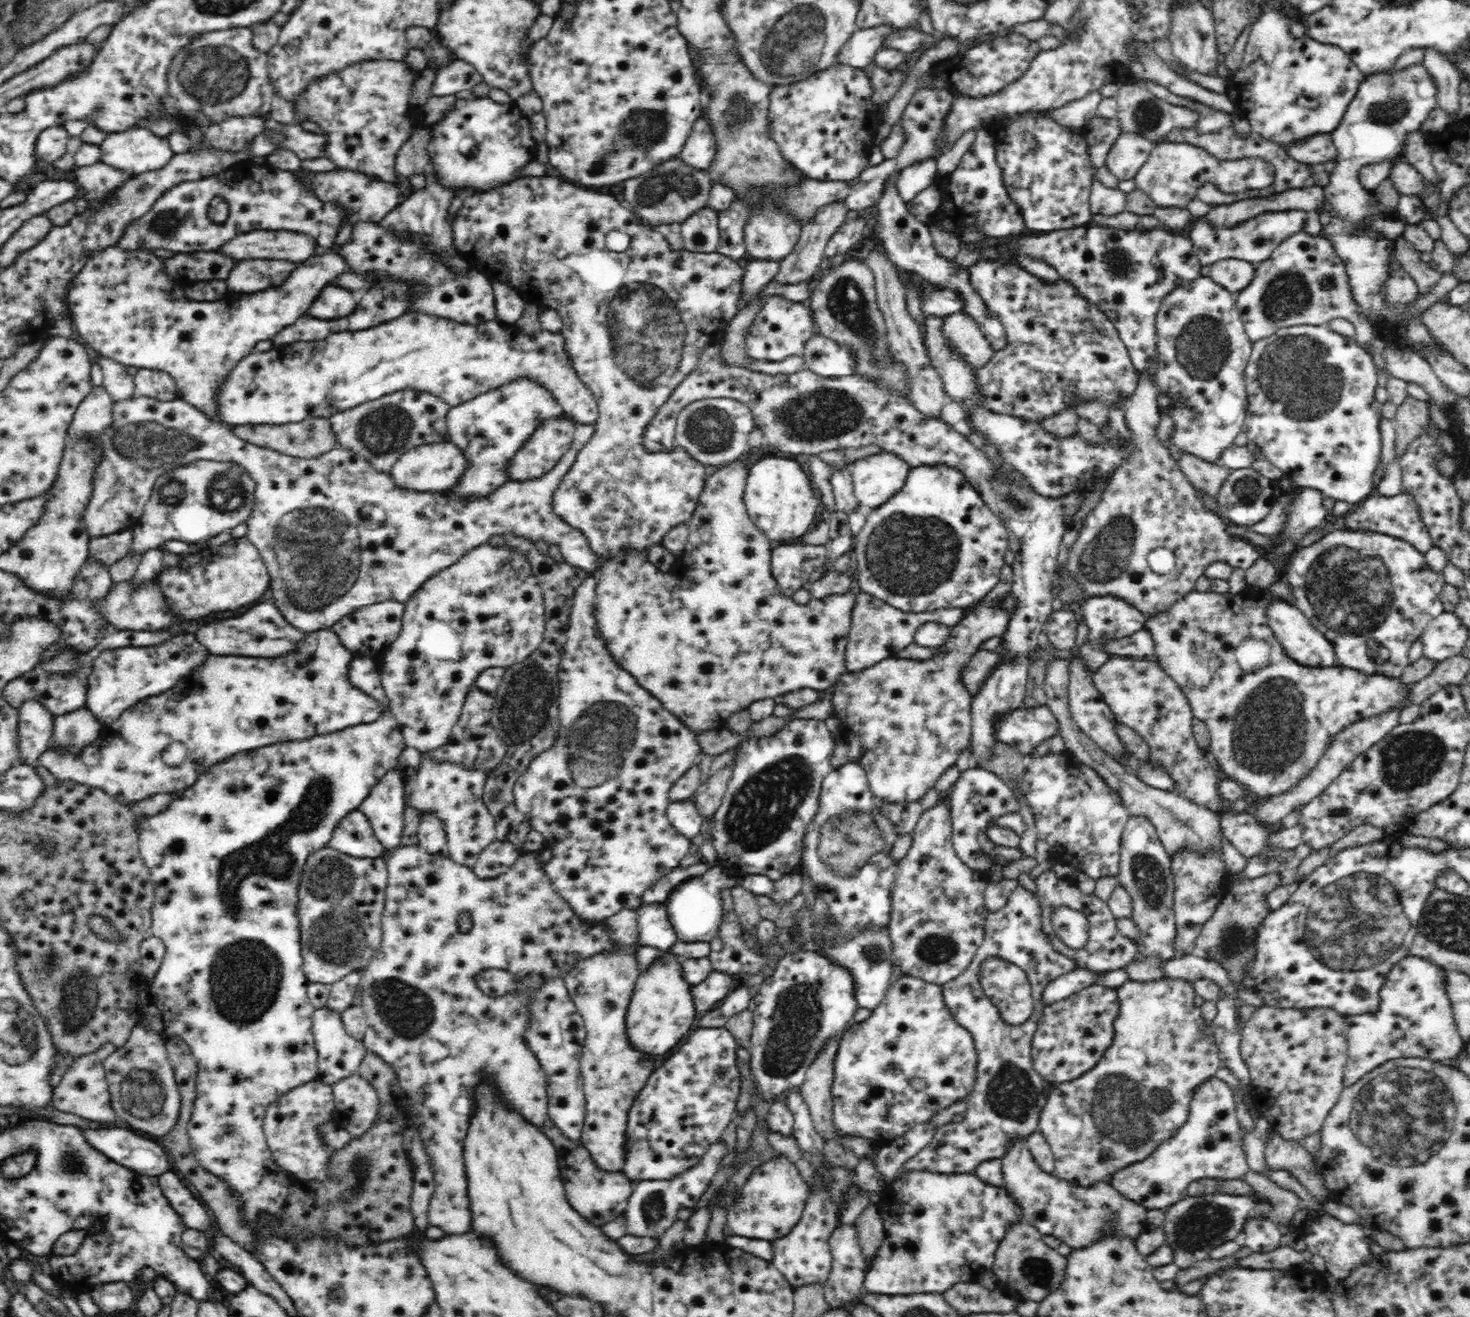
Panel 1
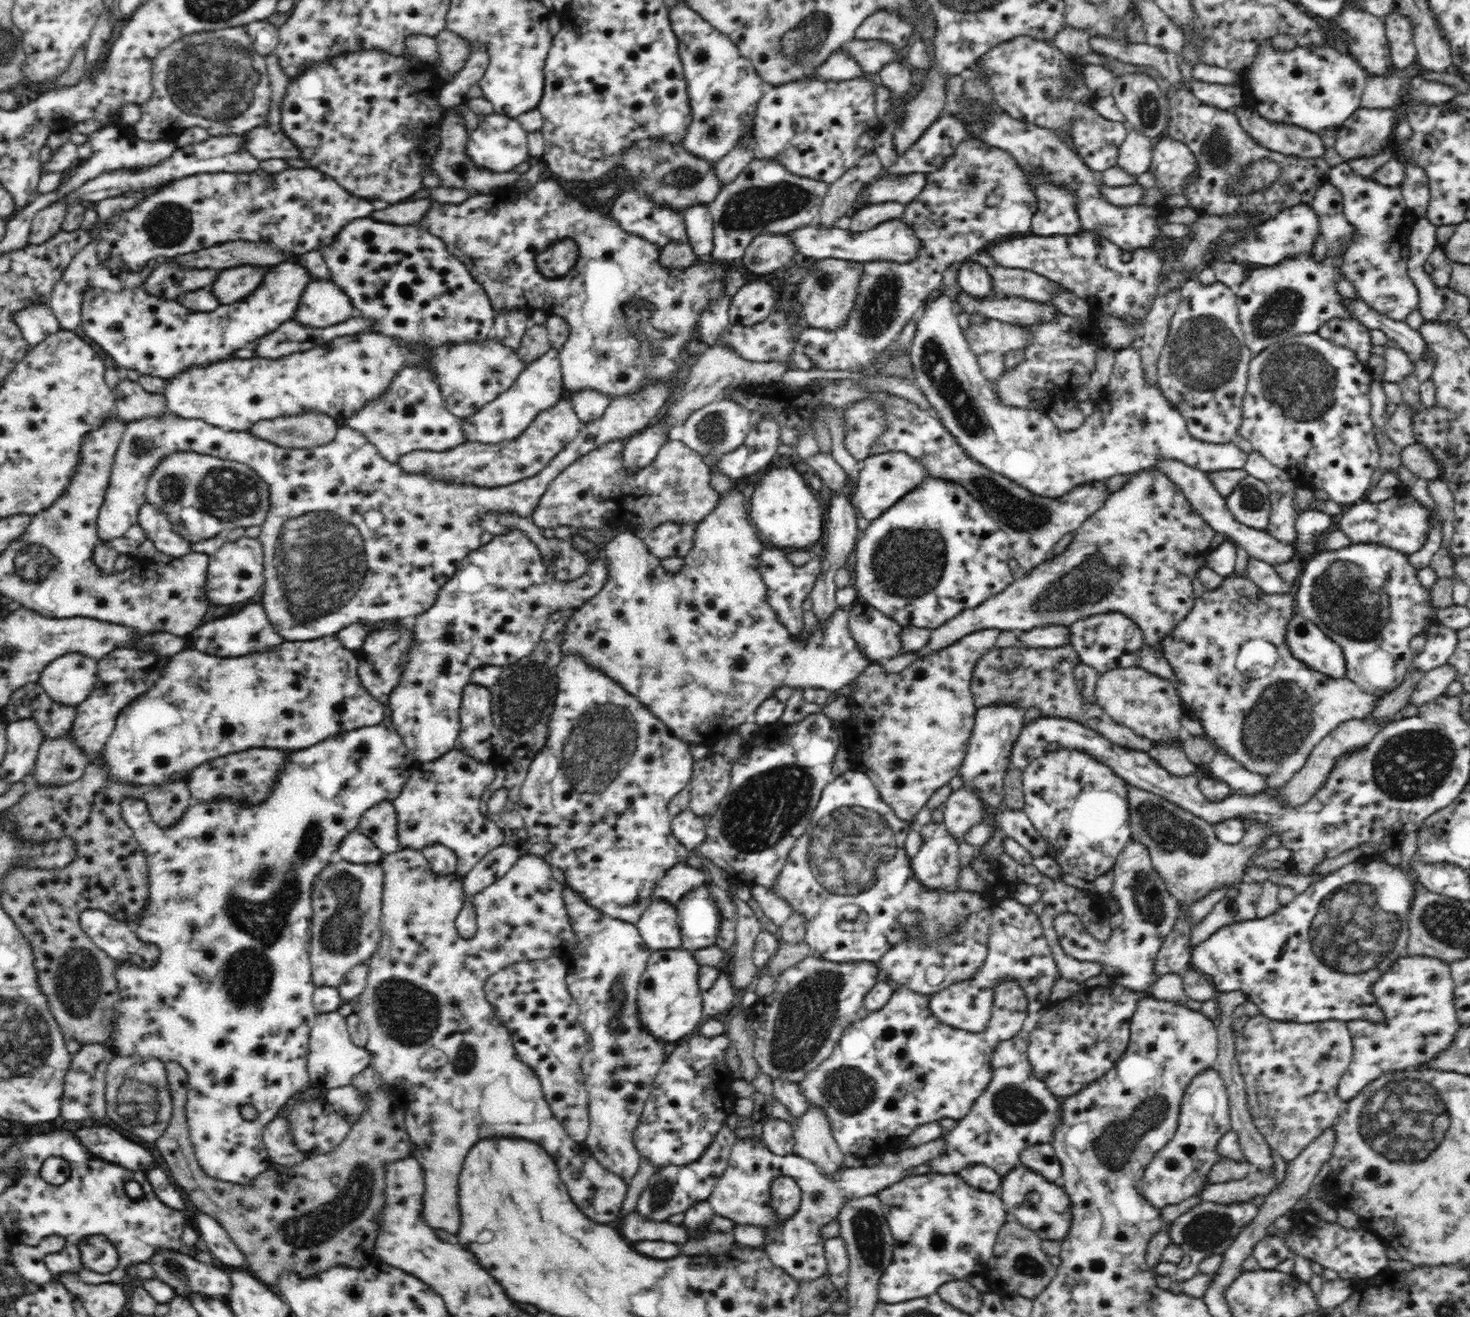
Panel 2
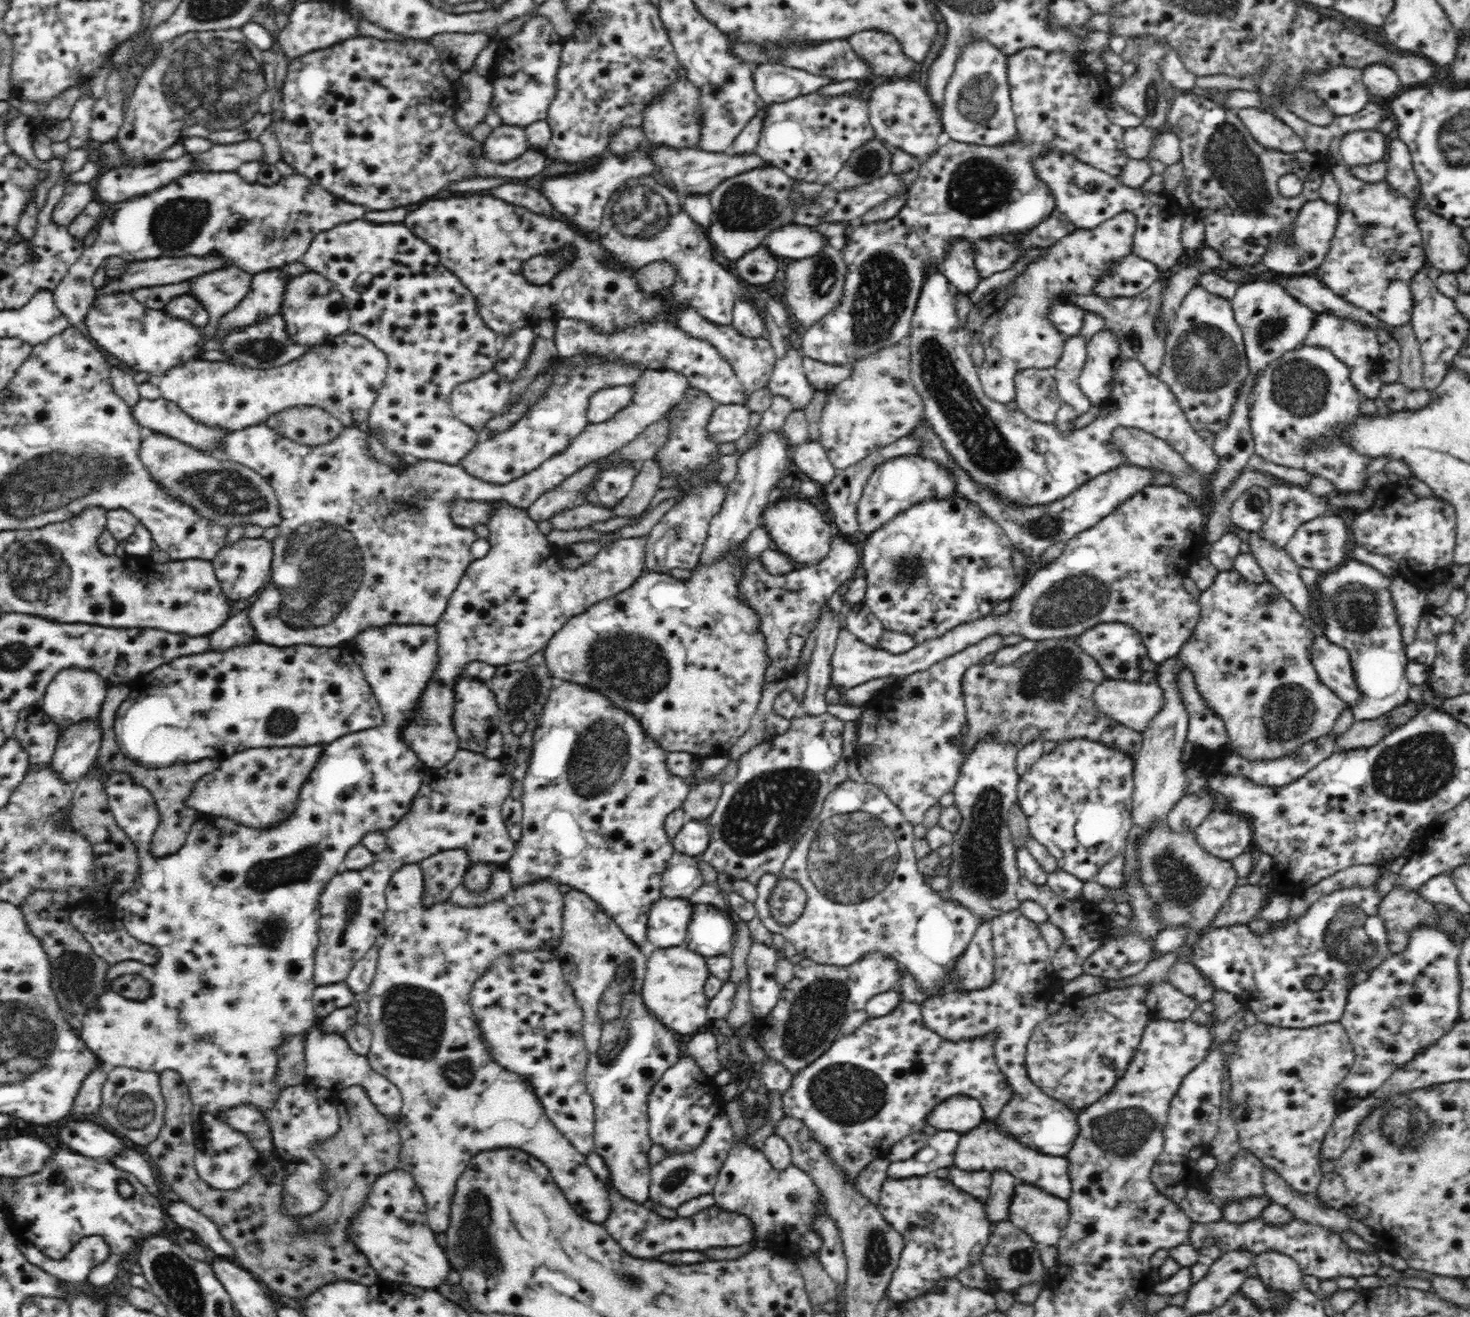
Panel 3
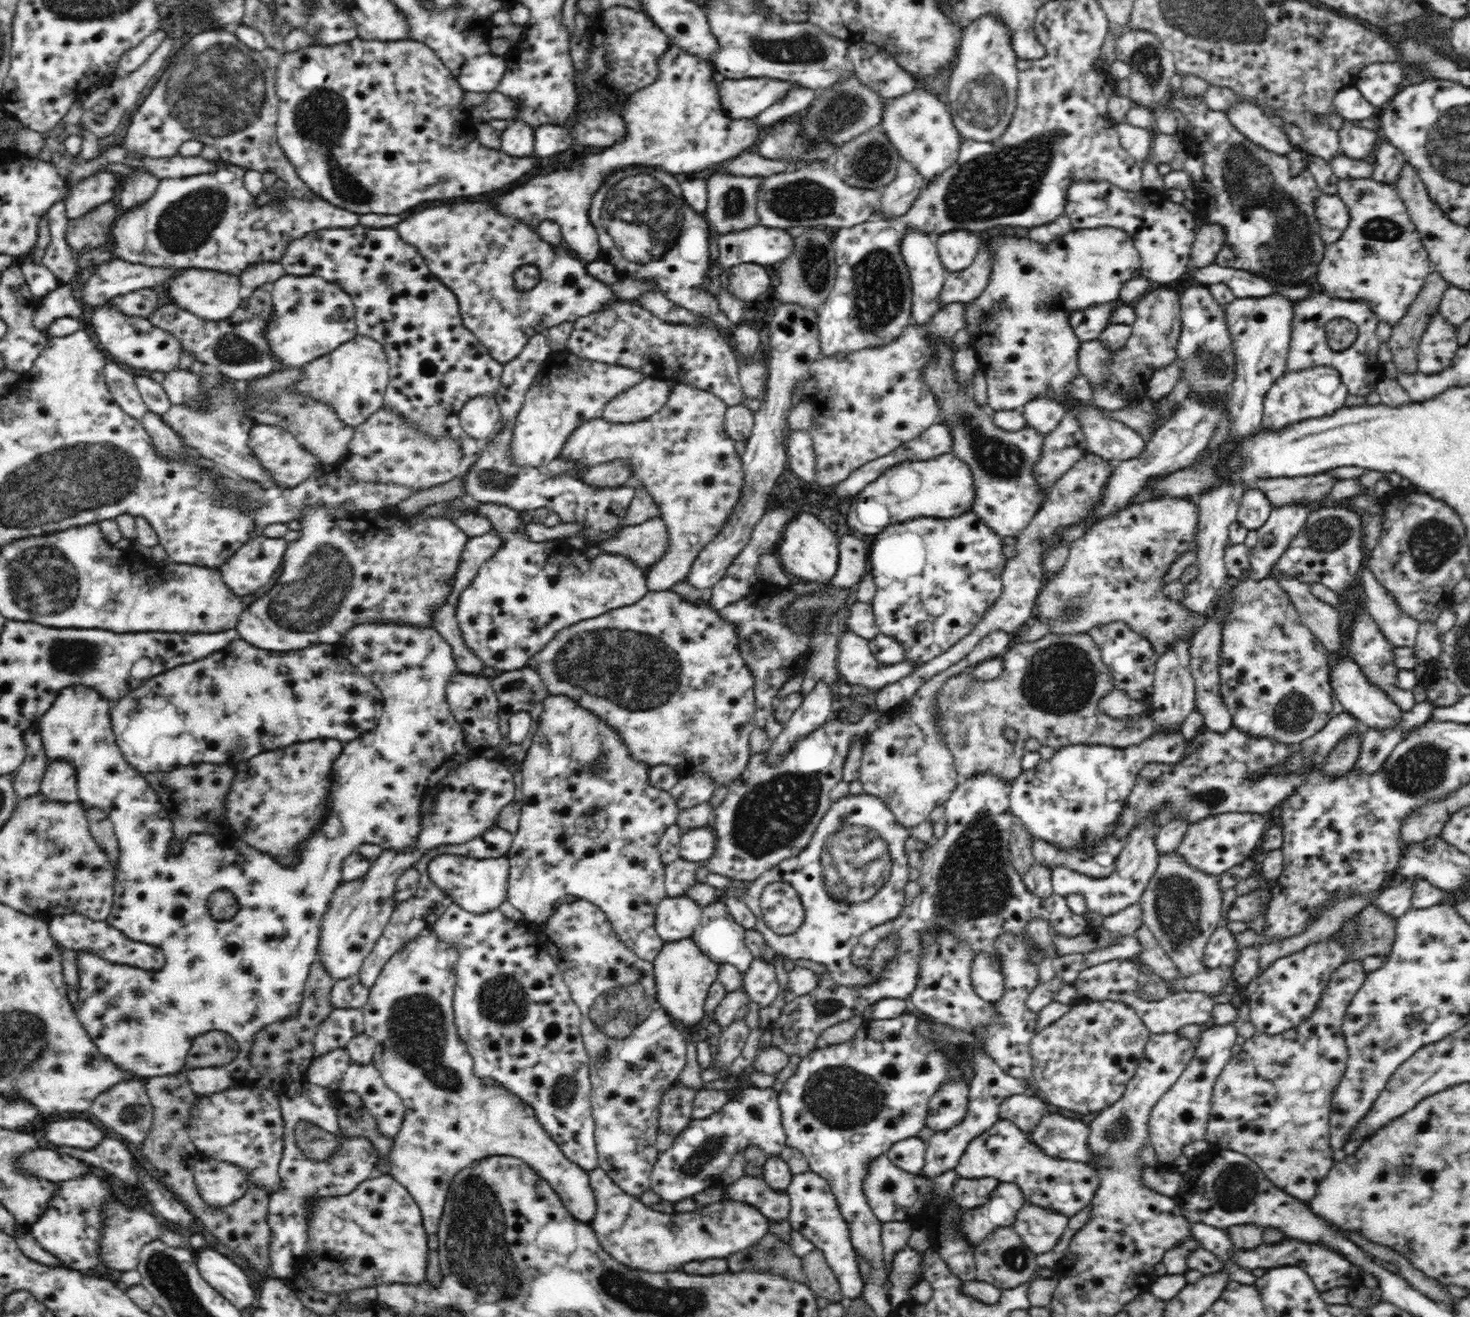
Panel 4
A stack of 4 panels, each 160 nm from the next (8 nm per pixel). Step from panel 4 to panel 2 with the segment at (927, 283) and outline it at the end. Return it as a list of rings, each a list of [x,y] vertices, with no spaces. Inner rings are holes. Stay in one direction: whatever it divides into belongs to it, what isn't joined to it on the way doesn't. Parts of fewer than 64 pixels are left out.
[[[941,294],[928,298],[916,317],[916,332],[908,347],[913,382],[928,399],[931,413],[957,439],[970,458],[990,471],[1009,478],[1030,493],[1048,498],[1060,497],[1080,485],[1105,481],[1142,468],[1154,468],[1159,460],[1180,461],[1205,473],[1238,470],[1245,466],[1247,454],[1240,450],[1237,441],[1213,444],[1192,437],[1186,419],[1164,396],[1161,387],[1158,384],[1147,384],[1138,347],[1115,352],[1110,382],[1100,393],[1093,413],[1076,430],[1060,430],[1047,414],[1037,408],[1023,409],[1005,405],[999,400],[996,385],[992,385],[982,374],[976,355],[967,341],[962,317],[955,311],[955,307],[956,303],[952,299]]]

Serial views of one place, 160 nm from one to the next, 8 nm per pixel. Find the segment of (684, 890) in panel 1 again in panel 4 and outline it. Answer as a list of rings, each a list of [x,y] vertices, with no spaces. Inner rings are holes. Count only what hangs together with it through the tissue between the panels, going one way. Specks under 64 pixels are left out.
[[[716,900],[702,910],[701,922],[691,939],[714,962],[731,964],[744,974],[754,960],[745,946],[745,929],[736,924],[724,903]]]

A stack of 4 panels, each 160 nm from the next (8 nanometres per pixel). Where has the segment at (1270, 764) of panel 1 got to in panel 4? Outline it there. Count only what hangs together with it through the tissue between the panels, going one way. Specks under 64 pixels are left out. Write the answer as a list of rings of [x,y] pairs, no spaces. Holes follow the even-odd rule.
[[[1268,576],[1259,581],[1244,578],[1225,594],[1228,608],[1220,624],[1219,692],[1233,719],[1233,726],[1251,737],[1265,737],[1295,745],[1321,731],[1334,718],[1330,689],[1330,656],[1305,625],[1279,581]]]

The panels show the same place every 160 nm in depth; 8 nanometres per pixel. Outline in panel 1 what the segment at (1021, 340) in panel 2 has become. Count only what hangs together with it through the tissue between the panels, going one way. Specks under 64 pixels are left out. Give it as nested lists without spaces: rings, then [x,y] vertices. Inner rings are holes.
[[[962,312],[945,316],[943,319],[944,338],[953,350],[964,356],[968,364],[977,368],[990,362],[995,350],[972,317]]]

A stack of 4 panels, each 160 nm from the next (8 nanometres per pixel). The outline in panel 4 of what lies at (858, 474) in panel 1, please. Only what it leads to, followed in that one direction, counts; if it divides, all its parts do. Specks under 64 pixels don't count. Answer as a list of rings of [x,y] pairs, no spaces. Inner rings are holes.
[[[953,452],[938,455],[936,458],[923,461],[908,462],[904,461],[898,463],[896,466],[890,467],[883,472],[874,482],[865,486],[855,496],[855,501],[850,503],[843,513],[844,526],[854,528],[855,534],[862,536],[862,534],[880,534],[878,530],[894,523],[908,522],[910,519],[928,518],[928,519],[953,519],[957,515],[962,515],[963,512],[972,511],[975,501],[975,484],[974,477],[971,474],[970,467],[956,457]],[[874,498],[876,504],[883,504],[886,506],[888,512],[882,514],[882,527],[876,529],[872,522],[876,520],[876,514],[864,514],[864,510],[860,512],[858,508],[862,504],[858,501],[868,500]]]

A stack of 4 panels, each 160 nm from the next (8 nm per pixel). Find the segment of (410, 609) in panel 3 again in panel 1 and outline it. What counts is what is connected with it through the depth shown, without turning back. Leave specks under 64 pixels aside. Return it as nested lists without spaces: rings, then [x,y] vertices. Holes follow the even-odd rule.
[[[141,395],[123,399],[113,404],[113,417],[114,422],[102,436],[103,459],[95,472],[93,497],[82,514],[83,524],[92,538],[108,536],[134,526],[134,520],[139,520],[145,504],[150,500],[158,476],[168,470],[196,461],[236,462],[255,480],[255,506],[246,522],[248,531],[245,537],[256,546],[266,565],[274,605],[290,626],[300,633],[312,634],[317,630],[330,629],[351,612],[363,606],[386,602],[387,599],[404,605],[423,582],[458,562],[469,550],[486,544],[496,534],[514,533],[516,537],[523,536],[532,542],[546,540],[550,545],[558,544],[568,565],[583,568],[591,575],[600,572],[596,554],[592,552],[587,538],[553,513],[554,490],[569,472],[582,447],[590,442],[595,432],[594,424],[576,424],[570,448],[546,474],[525,481],[507,480],[486,497],[461,500],[449,496],[446,490],[418,493],[399,488],[390,472],[379,473],[364,457],[356,456],[339,444],[316,458],[292,457],[250,444],[238,438],[230,426],[222,421],[210,420],[201,410],[180,397],[161,400]],[[364,506],[382,508],[386,512],[386,522],[380,528],[364,528],[364,514],[360,510]],[[348,514],[350,520],[362,528],[360,540],[358,530],[346,520]]]

